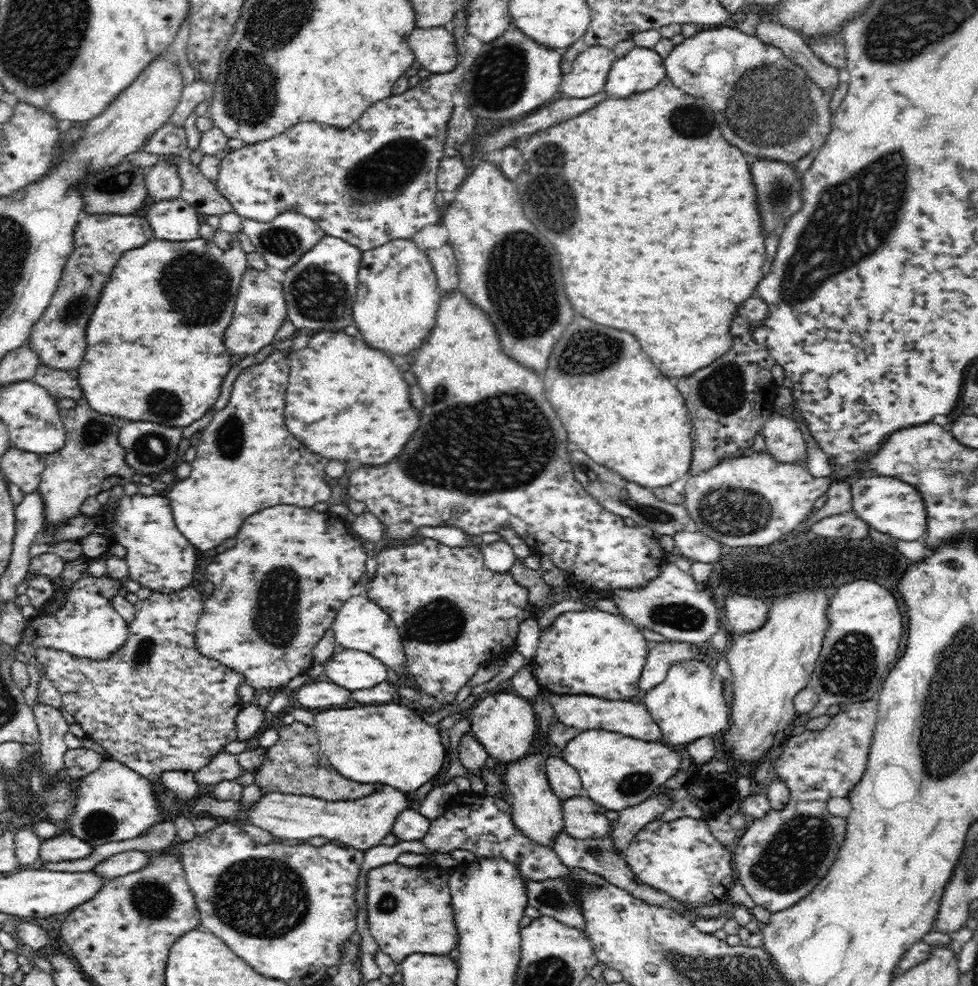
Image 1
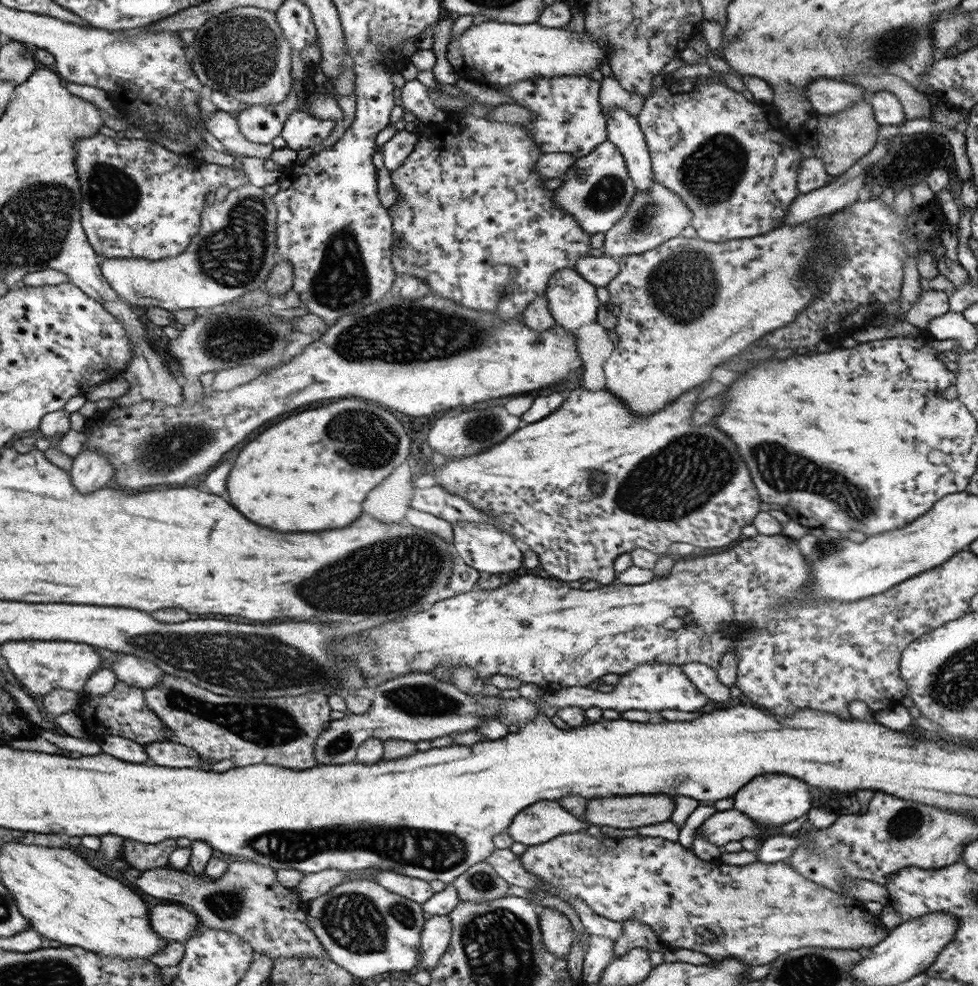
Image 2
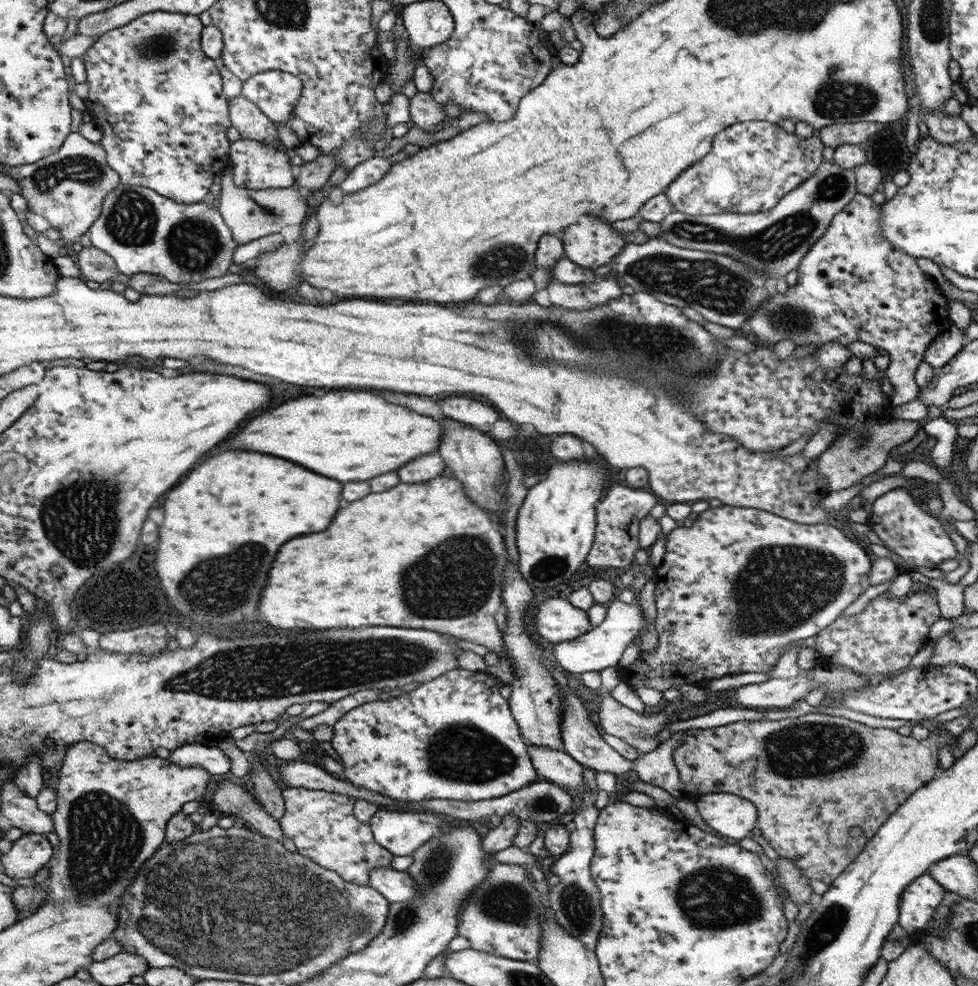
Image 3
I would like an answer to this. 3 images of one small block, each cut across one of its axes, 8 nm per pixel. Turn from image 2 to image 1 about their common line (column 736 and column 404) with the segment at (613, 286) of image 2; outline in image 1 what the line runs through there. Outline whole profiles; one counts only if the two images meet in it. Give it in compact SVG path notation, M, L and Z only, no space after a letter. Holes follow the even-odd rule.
M392 240L361 254L352 318L366 344L392 354L418 350L436 322L442 292L425 250L413 240Z

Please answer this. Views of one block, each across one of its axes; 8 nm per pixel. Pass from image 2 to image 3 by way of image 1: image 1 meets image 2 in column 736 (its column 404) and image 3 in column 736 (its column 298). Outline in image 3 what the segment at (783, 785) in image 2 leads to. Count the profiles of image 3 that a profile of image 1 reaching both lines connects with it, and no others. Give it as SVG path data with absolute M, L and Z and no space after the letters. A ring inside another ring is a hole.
M705 794L695 798L698 812L703 821L720 836L742 840L752 836L751 830L757 823L757 808L746 798L736 794Z

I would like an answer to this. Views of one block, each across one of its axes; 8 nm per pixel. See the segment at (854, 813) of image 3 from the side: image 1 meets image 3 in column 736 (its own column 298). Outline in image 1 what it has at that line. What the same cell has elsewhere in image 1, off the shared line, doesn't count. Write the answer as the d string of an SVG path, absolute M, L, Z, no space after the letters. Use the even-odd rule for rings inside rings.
M295 721L290 726L278 723L276 729L279 739L267 748L264 764L254 770L255 783L261 788L262 794L278 792L312 796L326 801L349 801L364 798L376 790L372 784L358 784L340 776L322 754L314 728Z

